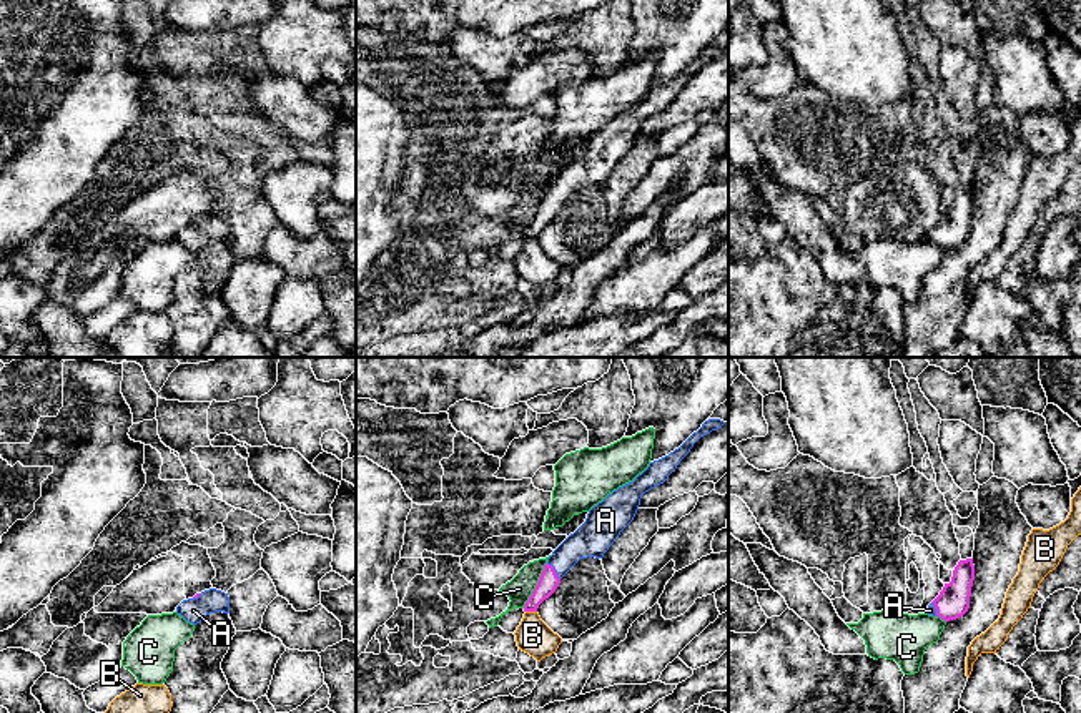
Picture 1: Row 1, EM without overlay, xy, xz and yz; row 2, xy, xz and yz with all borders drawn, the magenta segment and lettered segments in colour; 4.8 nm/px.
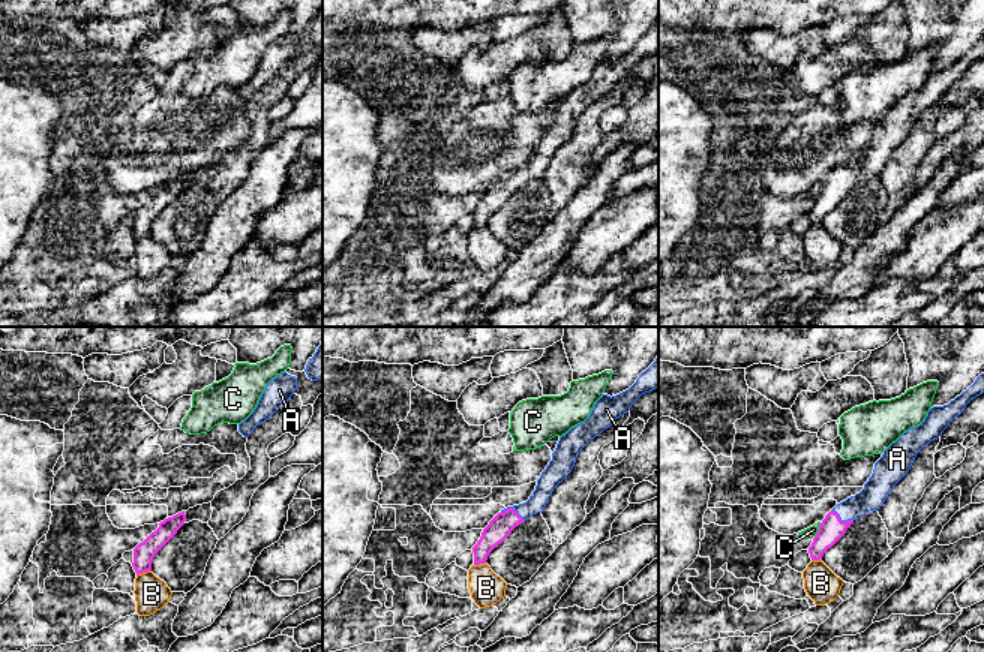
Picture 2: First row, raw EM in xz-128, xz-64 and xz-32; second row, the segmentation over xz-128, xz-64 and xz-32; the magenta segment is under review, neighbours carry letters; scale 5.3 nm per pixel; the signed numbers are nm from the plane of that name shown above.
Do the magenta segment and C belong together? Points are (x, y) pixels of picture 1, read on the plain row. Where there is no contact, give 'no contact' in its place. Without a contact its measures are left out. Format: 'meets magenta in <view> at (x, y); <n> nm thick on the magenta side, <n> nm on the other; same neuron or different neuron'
meets magenta in xz at (536, 213); 100 nm thick on the magenta side, 120 nm on the other; different neuron

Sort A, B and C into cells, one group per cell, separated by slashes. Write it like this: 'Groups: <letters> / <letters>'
Groups: A / B / C

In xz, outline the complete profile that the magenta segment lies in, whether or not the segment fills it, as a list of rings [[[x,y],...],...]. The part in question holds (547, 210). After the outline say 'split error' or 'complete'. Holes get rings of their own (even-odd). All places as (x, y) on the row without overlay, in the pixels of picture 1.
[[[708,47],[679,76],[654,88],[632,110],[609,121],[594,133],[585,150],[570,161],[547,186],[539,209],[524,233],[524,239],[537,239],[539,233],[549,226],[560,211],[560,206],[580,188],[587,184],[602,186],[620,160],[634,148],[640,126],[650,116],[664,111],[677,96],[680,88],[690,80],[694,71],[717,58],[725,50]]] | split error

